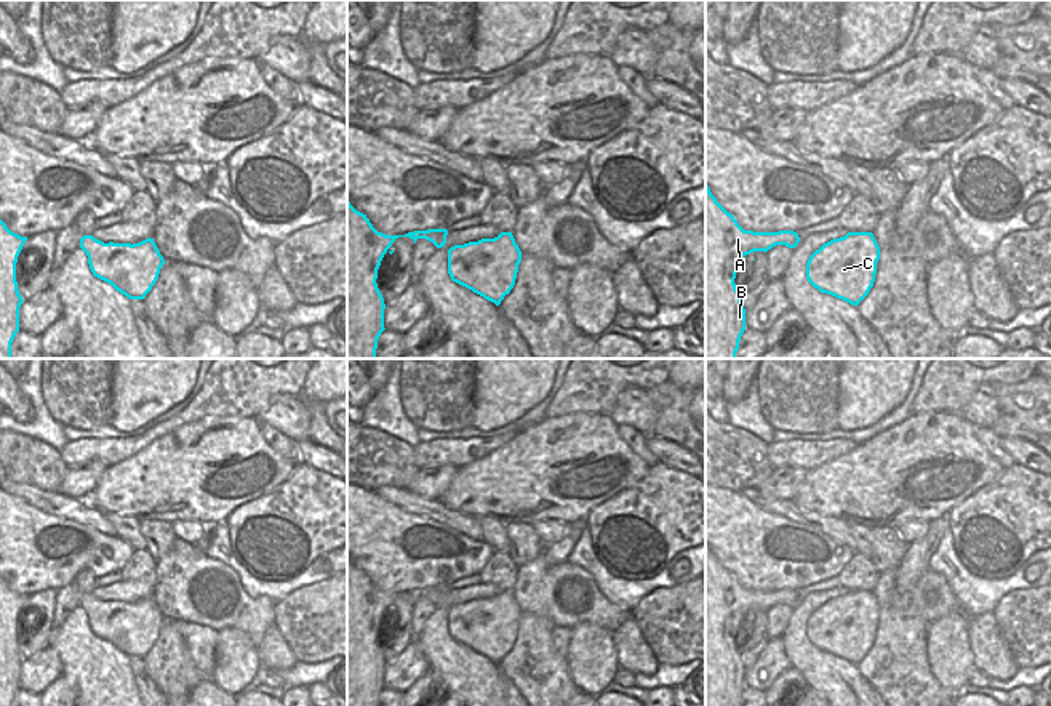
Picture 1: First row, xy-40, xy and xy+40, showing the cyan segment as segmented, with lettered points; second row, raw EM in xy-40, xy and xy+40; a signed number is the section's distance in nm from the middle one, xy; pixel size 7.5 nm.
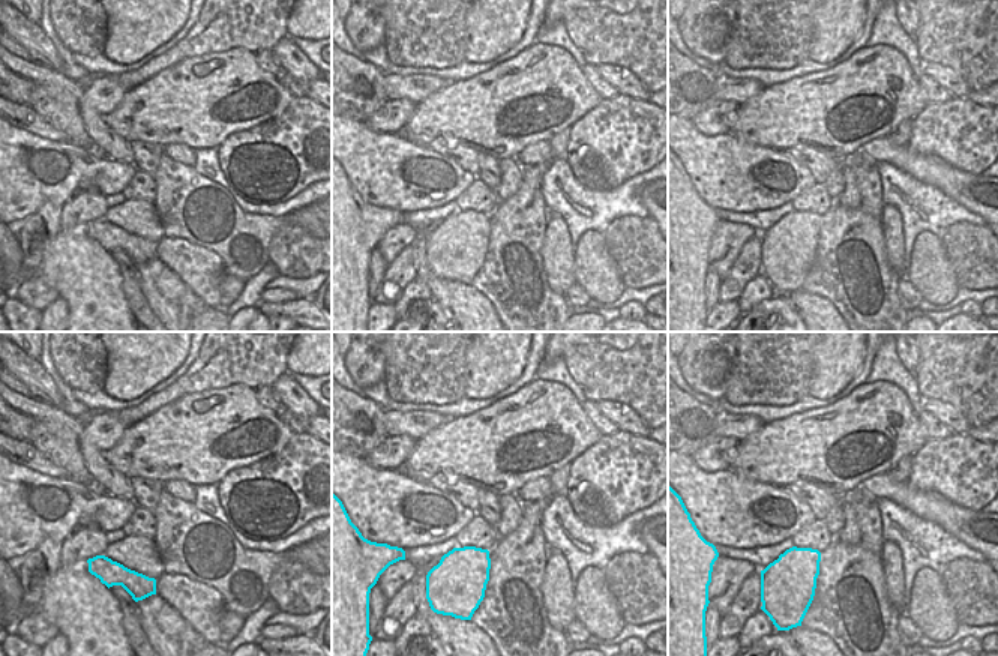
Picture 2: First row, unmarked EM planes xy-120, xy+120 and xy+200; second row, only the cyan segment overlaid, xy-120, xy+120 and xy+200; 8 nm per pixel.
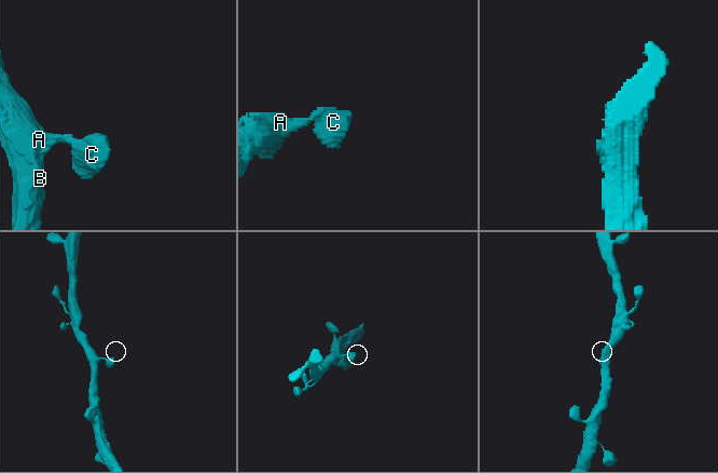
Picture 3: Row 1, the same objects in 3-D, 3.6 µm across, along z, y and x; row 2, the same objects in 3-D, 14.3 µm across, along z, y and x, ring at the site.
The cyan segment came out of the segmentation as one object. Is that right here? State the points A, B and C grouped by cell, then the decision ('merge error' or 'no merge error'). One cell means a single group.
A B C; no merge error

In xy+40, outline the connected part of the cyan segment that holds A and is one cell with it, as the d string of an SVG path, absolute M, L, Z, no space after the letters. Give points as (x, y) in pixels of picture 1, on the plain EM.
M705 543L705 706L739 706L745 688L745 668L734 642L741 618L776 604L795 607L798 600L793 589L744 589Z

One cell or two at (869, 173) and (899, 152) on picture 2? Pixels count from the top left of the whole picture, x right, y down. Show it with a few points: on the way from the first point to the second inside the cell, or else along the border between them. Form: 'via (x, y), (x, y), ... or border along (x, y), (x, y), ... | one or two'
border along (860, 149), (877, 162) | two

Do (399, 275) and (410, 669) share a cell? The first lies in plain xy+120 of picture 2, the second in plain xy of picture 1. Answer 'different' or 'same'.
same

